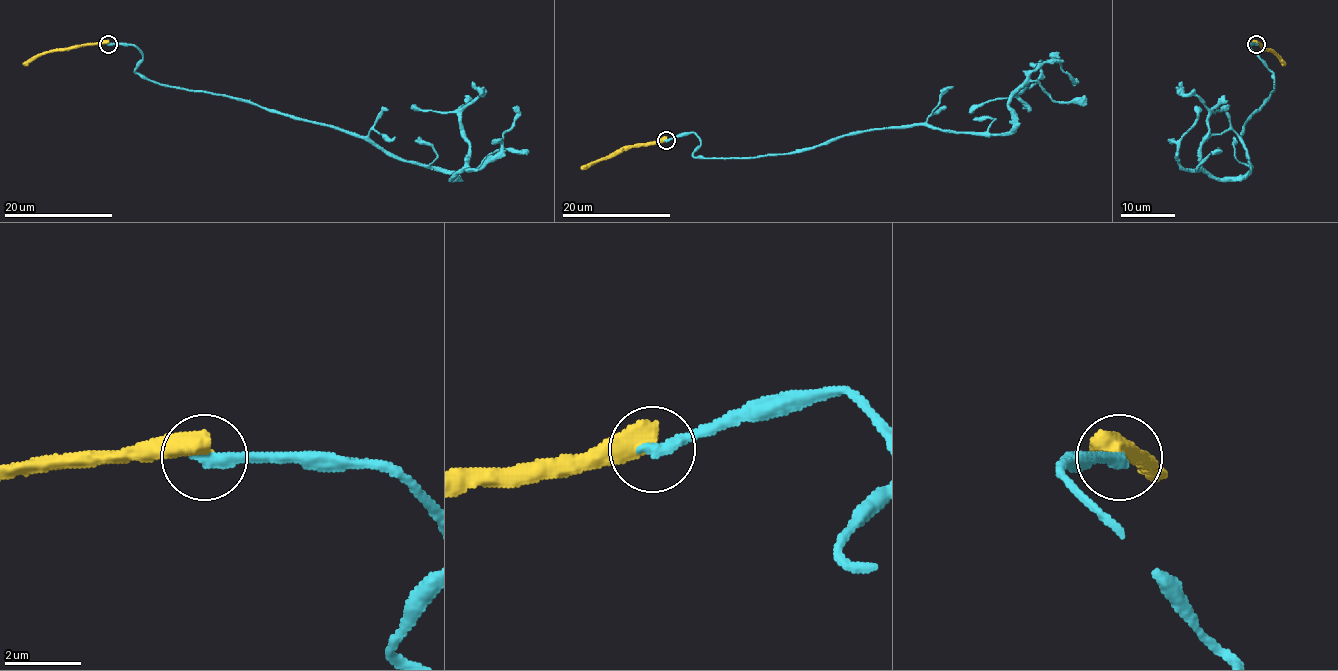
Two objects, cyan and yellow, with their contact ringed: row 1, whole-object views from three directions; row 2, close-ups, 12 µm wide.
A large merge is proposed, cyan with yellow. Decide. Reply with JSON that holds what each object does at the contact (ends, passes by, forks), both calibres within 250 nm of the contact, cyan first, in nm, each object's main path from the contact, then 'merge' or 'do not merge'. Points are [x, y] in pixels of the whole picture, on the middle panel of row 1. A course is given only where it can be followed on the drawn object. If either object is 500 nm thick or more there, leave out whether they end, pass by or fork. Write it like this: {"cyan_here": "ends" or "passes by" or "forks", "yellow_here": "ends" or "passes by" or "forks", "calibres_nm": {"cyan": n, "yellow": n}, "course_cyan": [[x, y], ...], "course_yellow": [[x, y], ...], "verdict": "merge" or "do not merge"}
{"calibres_nm": {"cyan": 340, "yellow": 600}, "course_cyan": [[665, 141], [693, 132], [695, 157], [721, 158], [918, 124], [1006, 134], [1009, 99], [1040, 74], [1031, 64]], "course_yellow": [[665, 141], [624, 146], [580, 169]], "verdict": "do not merge"}

